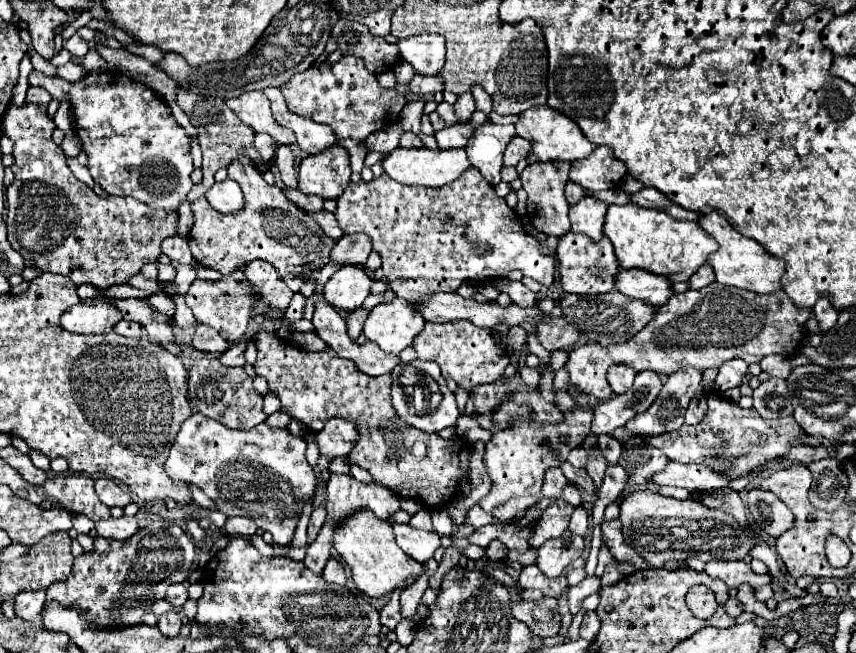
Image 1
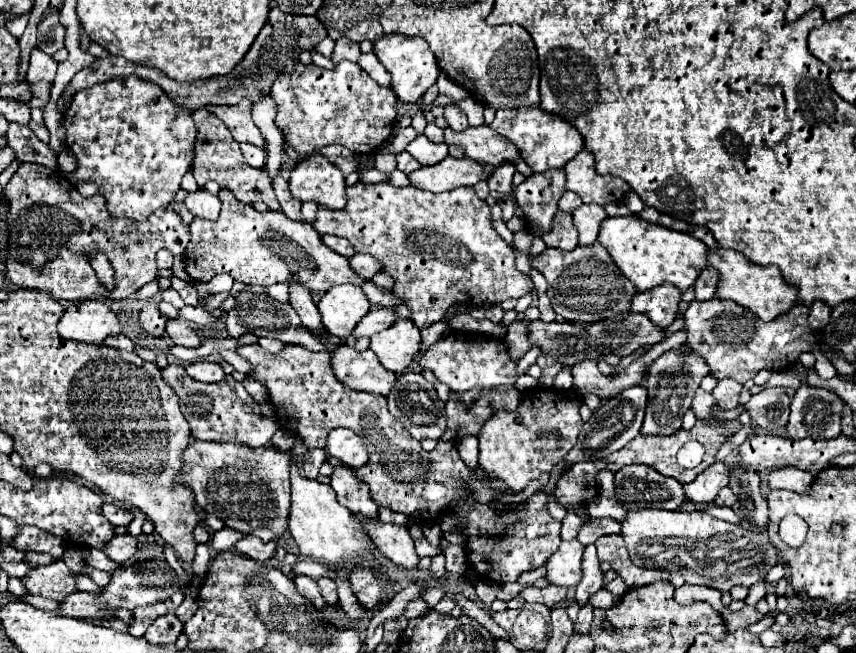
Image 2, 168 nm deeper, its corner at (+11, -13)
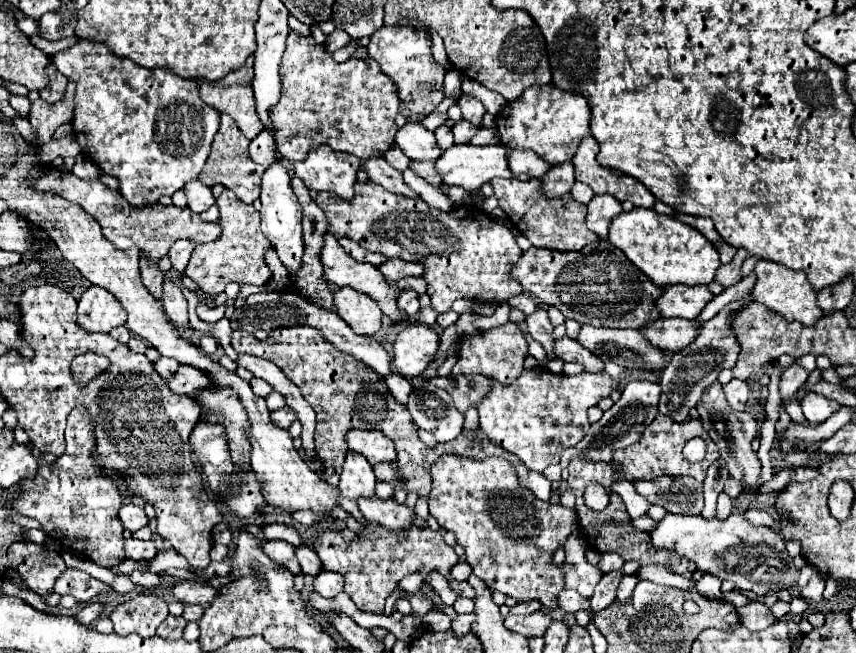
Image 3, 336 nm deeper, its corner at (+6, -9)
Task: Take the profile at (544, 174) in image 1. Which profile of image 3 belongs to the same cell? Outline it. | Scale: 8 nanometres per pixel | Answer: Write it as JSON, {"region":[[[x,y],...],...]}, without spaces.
{"region":[[[562,162],[562,164],[552,166],[550,172],[542,178],[546,196],[562,196],[562,194],[570,192],[574,182],[576,182],[576,178],[574,178],[572,162]]]}

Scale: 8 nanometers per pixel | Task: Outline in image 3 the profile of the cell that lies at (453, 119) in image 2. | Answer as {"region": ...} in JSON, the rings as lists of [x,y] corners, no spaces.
{"region":[[[462,94],[460,100],[458,100],[458,106],[462,108],[464,120],[468,120],[468,122],[472,122],[472,124],[476,124],[476,126],[482,122],[482,116],[486,114],[482,102],[476,100],[476,98],[470,96],[470,94]]]}

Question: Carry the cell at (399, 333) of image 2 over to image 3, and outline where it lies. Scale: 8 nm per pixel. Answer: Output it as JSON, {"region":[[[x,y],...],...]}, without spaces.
{"region":[[[410,324],[394,340],[394,368],[402,376],[420,376],[438,356],[440,338],[430,326]]]}

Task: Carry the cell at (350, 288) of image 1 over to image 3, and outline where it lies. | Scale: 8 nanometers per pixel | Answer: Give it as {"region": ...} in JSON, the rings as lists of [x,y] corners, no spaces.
{"region":[[[340,288],[334,294],[334,306],[338,310],[338,316],[350,324],[350,328],[356,334],[372,336],[382,326],[382,310],[370,296],[362,292],[354,292],[352,288]]]}

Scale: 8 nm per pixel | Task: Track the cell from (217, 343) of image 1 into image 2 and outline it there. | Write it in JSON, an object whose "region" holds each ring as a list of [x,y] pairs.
{"region":[[[167,320],[167,334],[177,346],[185,346],[185,348],[201,346],[201,338],[195,334],[195,330],[189,326],[179,326],[177,320]]]}

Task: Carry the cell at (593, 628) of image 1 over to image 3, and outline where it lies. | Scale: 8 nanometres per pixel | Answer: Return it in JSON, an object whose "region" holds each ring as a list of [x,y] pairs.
{"region":[[[614,570],[614,572],[608,572],[602,576],[602,580],[600,580],[600,584],[594,590],[594,596],[590,600],[594,612],[608,608],[616,600],[616,588],[618,588],[621,578],[622,570]]]}

